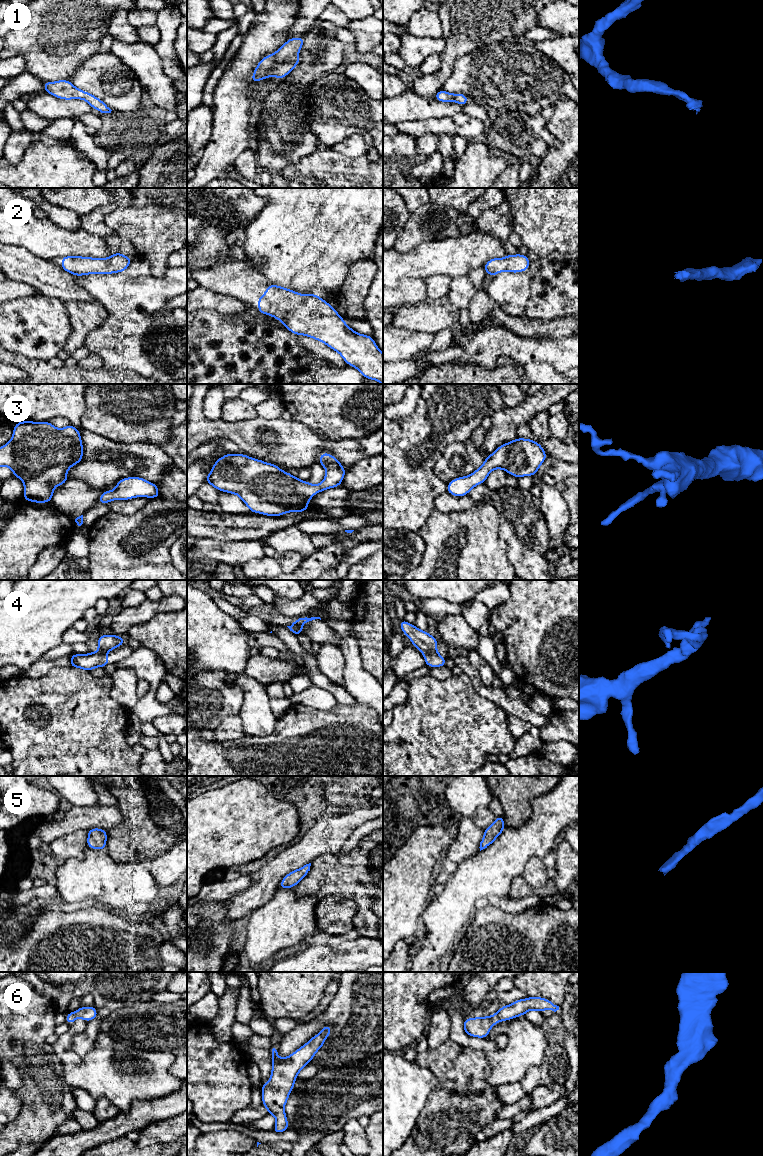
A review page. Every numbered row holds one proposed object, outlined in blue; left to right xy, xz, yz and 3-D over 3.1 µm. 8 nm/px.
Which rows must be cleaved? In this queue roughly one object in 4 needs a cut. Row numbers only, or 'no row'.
4

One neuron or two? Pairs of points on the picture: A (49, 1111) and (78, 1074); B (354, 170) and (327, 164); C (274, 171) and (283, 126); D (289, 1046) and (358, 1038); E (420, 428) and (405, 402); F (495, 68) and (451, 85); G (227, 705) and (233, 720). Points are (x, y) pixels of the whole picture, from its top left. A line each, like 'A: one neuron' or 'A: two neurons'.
A: two neurons
B: one neuron
C: one neuron
D: one neuron
E: two neurons
F: one neuron
G: two neurons

